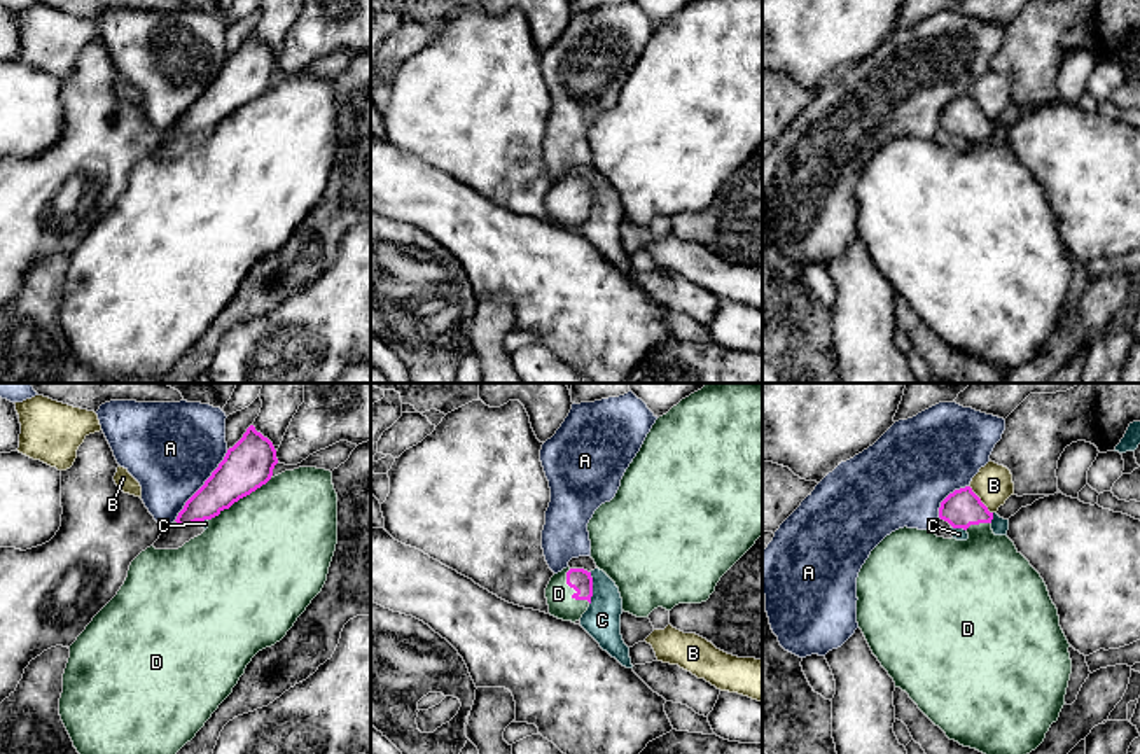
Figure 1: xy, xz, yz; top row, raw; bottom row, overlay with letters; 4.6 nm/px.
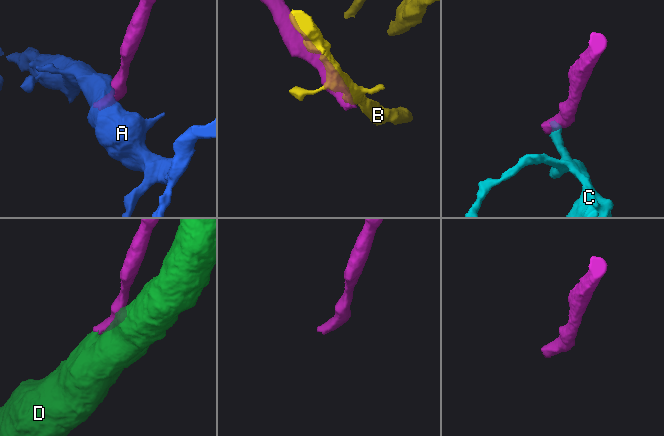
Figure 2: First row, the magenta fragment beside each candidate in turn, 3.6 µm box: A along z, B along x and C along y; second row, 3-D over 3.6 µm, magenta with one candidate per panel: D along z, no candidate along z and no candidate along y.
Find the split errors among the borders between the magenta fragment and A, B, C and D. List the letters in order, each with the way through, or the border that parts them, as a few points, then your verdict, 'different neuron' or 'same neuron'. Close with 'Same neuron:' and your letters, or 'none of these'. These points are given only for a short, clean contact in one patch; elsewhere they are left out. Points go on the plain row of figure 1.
A: different neuron
B: border along yz (969, 93), (992, 121); different neuron
C: border along xz (591, 181), (590, 212); different neuron
D: same neuron
Same neuron: D

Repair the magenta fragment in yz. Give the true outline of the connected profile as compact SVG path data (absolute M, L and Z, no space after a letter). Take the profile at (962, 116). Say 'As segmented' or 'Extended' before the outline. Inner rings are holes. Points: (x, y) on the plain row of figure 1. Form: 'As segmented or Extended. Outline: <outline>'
Extended. Outline: M970 94L949 101L939 126L963 136L969 147L944 147L907 135L886 143L858 180L857 231L895 296L906 299L949 348L1009 374L1035 359L1058 329L1072 282L1070 252L1044 187L1007 143L993 142L993 121Z

